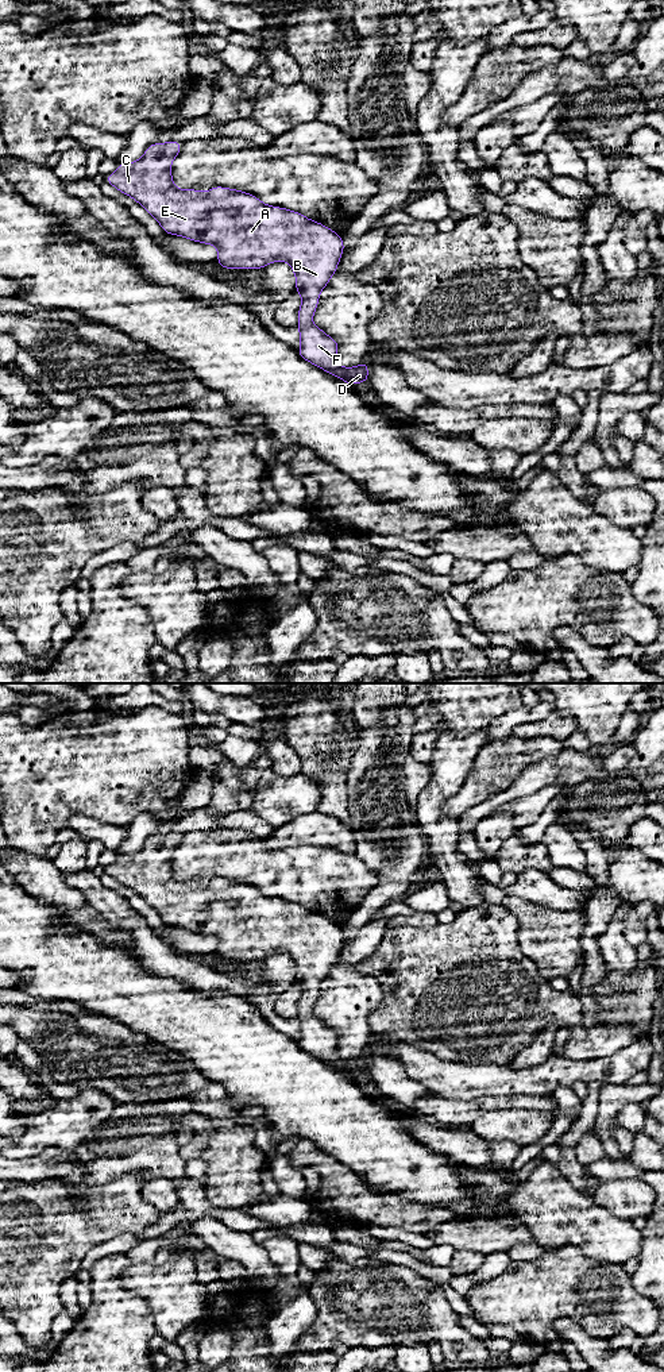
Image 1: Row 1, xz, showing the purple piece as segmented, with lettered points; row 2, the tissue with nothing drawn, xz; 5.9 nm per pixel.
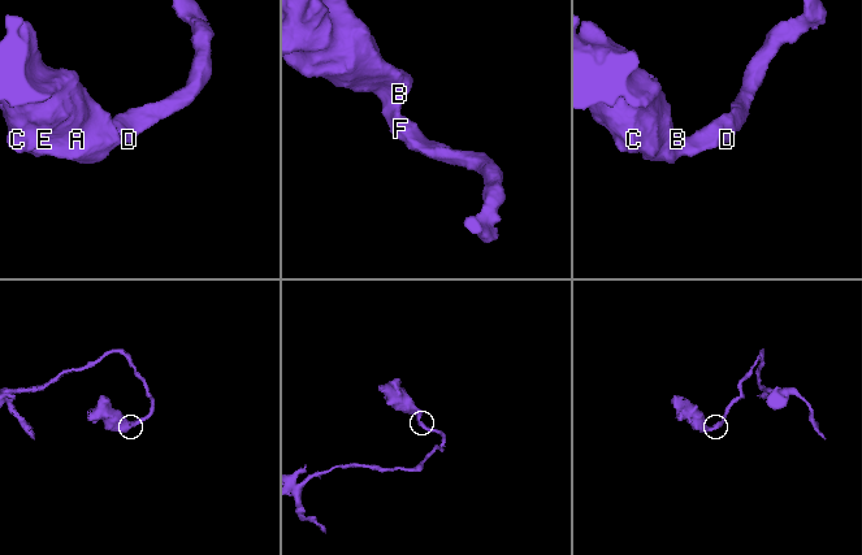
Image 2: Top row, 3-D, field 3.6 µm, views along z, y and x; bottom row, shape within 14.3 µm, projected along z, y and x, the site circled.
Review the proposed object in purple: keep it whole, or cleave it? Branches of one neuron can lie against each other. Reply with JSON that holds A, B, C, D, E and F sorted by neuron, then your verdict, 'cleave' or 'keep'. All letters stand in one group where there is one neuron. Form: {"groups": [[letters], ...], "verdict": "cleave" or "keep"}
{"groups": [["A", "B", "C", "D", "E", "F"]], "verdict": "keep"}

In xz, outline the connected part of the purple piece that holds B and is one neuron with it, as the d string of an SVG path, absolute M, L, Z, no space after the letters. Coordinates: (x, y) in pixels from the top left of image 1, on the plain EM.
M174 830L166 835L155 833L146 840L139 852L119 853L117 862L104 868L105 874L140 895L167 926L216 937L217 955L223 960L265 960L273 953L285 952L294 961L294 982L302 990L296 1017L300 1021L301 1033L298 1047L350 1078L368 1074L368 1053L341 1059L337 1055L337 1032L312 1015L320 983L337 963L339 952L345 941L343 929L320 913L292 901L263 895L247 883L224 878L213 878L208 883L175 879L171 855L181 844L182 836Z

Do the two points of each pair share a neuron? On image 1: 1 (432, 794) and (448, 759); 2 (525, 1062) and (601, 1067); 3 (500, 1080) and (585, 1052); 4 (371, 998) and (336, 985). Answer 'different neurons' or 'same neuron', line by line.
1: same neuron
2: different neurons
3: different neurons
4: same neuron

